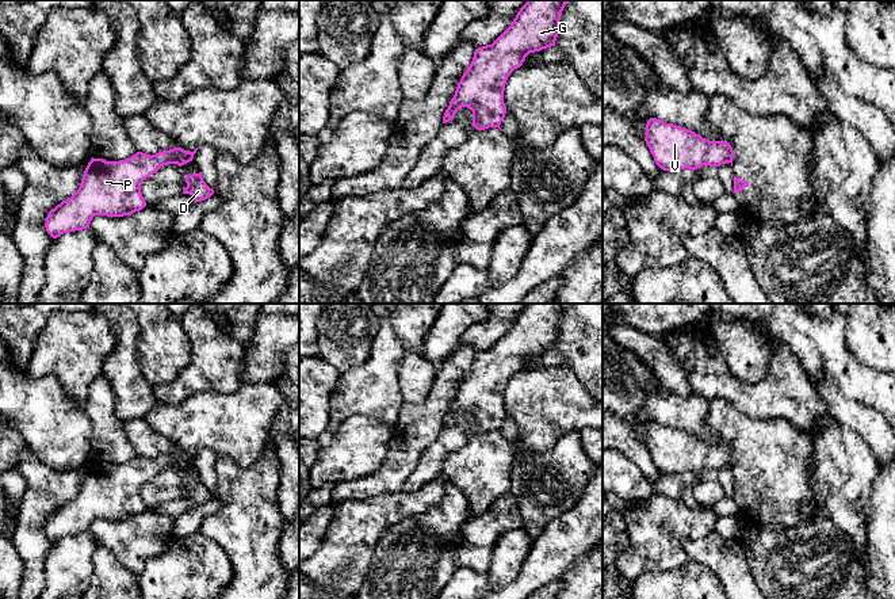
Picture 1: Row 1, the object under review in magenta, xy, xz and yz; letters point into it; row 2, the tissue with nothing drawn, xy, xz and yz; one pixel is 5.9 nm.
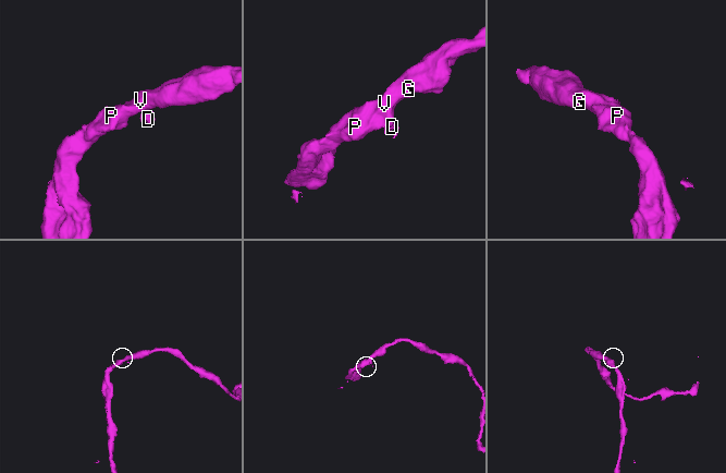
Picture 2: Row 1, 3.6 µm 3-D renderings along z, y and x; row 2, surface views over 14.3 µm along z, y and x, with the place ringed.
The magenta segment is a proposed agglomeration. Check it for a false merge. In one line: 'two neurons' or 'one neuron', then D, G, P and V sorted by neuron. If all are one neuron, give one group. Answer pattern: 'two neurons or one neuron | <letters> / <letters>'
two neurons | D / G P V

